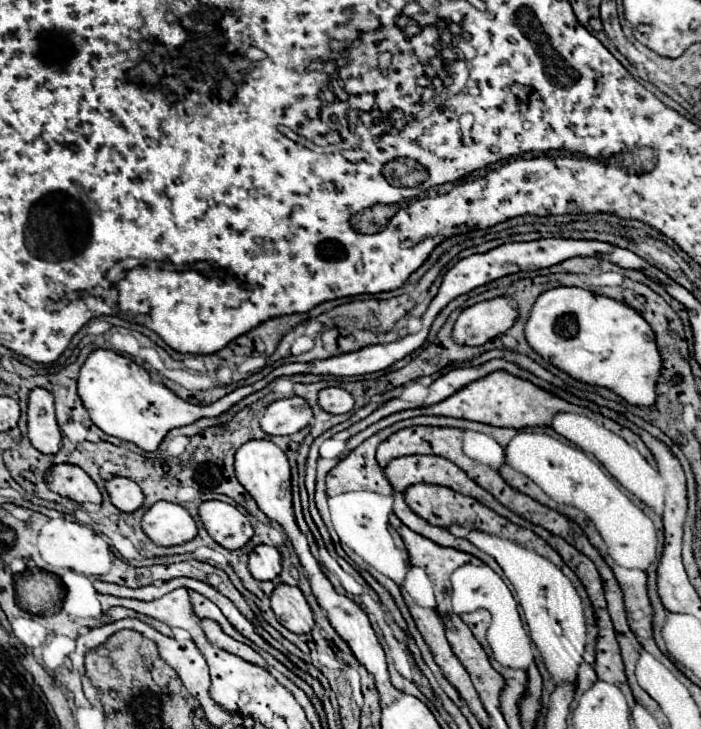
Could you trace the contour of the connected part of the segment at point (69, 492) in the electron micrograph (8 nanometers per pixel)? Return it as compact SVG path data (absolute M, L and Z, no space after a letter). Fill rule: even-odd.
M52 465L46 473L46 485L76 503L102 503L102 495L92 477L78 465Z

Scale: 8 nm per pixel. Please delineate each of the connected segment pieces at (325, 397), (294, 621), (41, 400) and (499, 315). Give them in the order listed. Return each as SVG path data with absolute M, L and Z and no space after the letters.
M328 387L328 389L320 391L318 405L330 415L340 415L340 413L350 413L352 411L354 399L348 391L344 391L340 387Z
M280 583L270 595L276 619L292 633L310 633L314 629L312 609L298 587Z
M32 389L28 395L28 437L42 453L58 453L60 429L56 423L54 399L46 389Z
M496 297L482 301L458 315L452 339L458 345L484 345L486 341L504 335L516 319L518 311L510 299Z

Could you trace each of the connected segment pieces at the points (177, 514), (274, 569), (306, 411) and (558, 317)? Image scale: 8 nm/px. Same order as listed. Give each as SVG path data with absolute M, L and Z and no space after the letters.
M158 501L144 513L142 529L156 545L182 545L196 537L196 523L190 513L168 501Z
M258 545L248 555L248 569L254 579L258 581L272 581L280 575L282 557L276 547L270 545Z
M302 397L280 399L268 405L260 417L260 427L268 435L292 435L304 429L312 419L312 409Z
M578 287L548 289L532 305L524 335L528 345L546 363L576 381L606 387L630 405L648 407L656 401L662 359L656 349L654 331L628 305Z

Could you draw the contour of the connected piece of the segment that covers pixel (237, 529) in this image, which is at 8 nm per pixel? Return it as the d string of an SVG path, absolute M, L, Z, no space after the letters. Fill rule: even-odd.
M204 501L198 507L204 529L226 549L242 549L254 535L248 517L234 505L222 501Z

